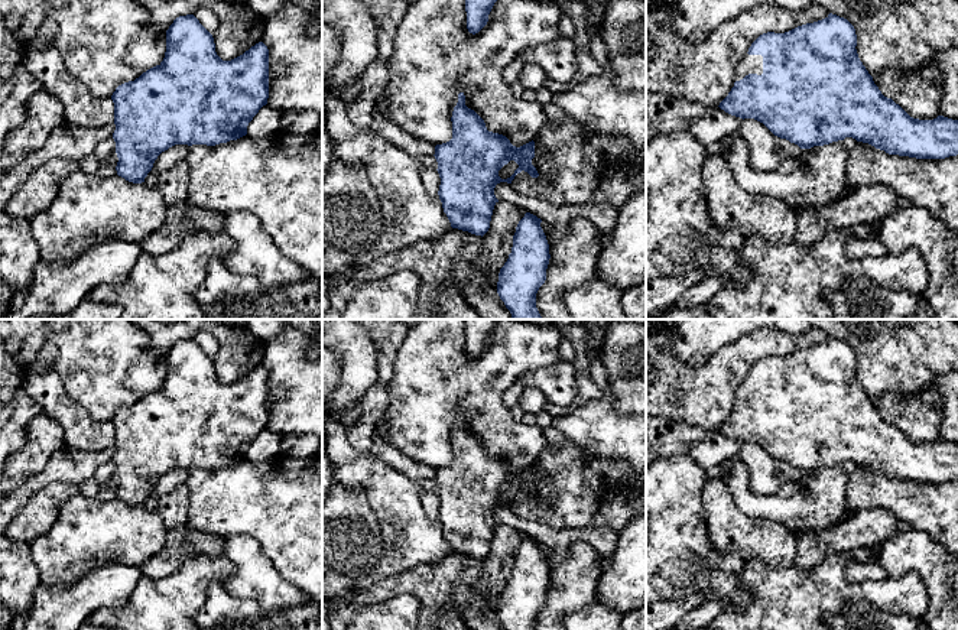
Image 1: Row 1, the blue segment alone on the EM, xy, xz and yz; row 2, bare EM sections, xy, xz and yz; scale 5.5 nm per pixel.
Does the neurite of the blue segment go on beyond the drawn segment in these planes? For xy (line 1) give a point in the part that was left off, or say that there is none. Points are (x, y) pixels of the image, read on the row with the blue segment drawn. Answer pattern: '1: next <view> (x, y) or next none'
1: next none

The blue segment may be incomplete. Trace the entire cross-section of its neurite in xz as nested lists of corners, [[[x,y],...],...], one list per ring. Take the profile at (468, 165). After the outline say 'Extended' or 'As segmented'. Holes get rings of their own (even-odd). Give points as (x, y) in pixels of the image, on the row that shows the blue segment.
[[[464,92],[458,94],[458,103],[454,107],[451,121],[452,139],[435,146],[433,156],[438,162],[436,171],[441,178],[438,195],[452,228],[483,237],[490,228],[493,210],[499,202],[494,195],[496,185],[500,182],[512,184],[514,176],[522,171],[527,172],[532,178],[539,176],[536,168],[532,165],[535,142],[532,140],[516,147],[506,136],[488,131],[484,120],[465,105]],[[510,160],[514,160],[519,168],[510,178],[501,179],[499,171]]]. As segmented

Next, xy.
[[[194,14],[179,16],[166,30],[163,61],[111,95],[117,175],[144,182],[157,156],[175,144],[215,146],[247,134],[247,126],[269,98],[269,49],[256,43],[243,55],[223,61],[212,35]]]. As segmented

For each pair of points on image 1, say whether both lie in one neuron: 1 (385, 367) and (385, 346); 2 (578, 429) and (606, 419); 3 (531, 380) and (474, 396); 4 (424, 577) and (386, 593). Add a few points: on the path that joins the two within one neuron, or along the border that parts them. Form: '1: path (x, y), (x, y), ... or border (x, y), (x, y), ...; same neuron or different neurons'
1: path (385, 361), (385, 351); same neuron
2: path (585, 426), (598, 426); same neuron
3: border (551, 366), (542, 366), (522, 374), (516, 380); different neurons
4: path (415, 583), (395, 585); same neuron

